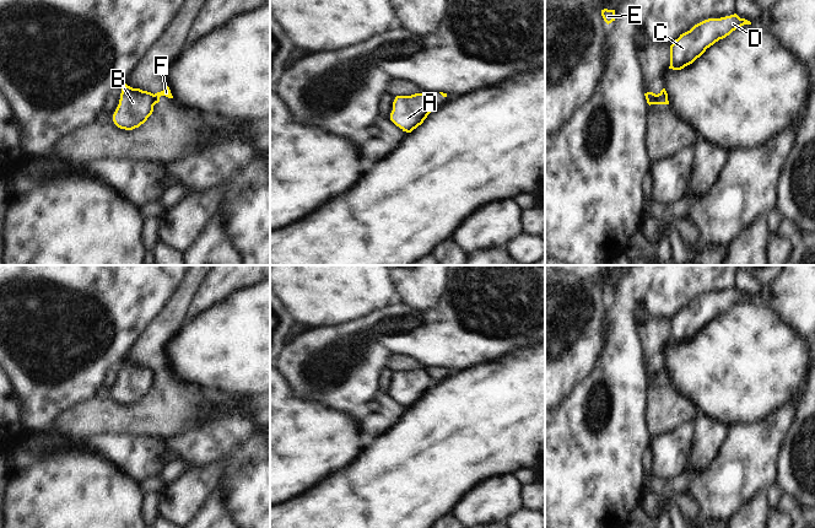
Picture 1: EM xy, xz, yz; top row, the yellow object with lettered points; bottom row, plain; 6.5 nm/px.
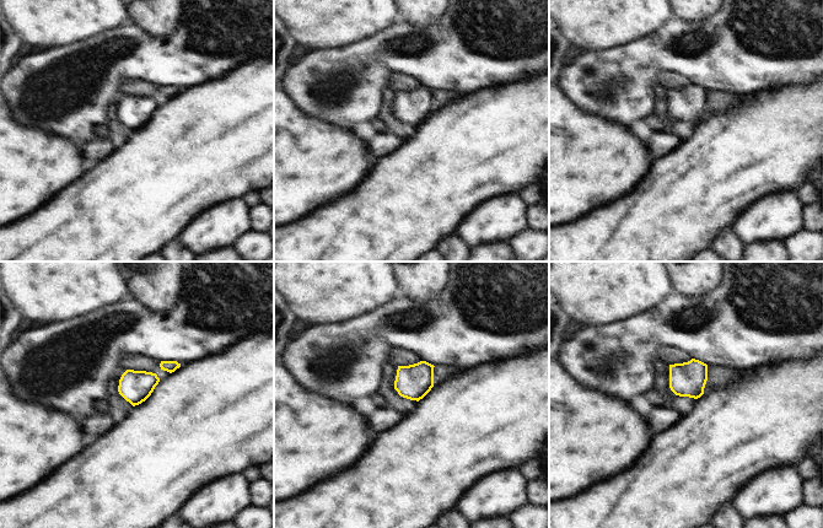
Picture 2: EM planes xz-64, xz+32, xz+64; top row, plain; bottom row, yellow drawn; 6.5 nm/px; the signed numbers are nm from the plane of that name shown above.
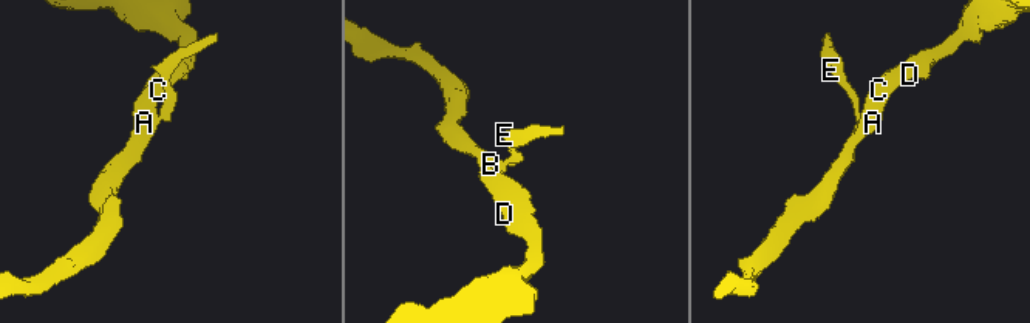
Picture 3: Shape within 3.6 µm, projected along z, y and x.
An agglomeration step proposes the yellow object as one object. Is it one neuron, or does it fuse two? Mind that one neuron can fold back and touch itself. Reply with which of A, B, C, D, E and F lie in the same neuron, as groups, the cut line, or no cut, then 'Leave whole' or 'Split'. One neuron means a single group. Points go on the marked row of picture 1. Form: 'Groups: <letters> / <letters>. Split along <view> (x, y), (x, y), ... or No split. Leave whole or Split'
Groups: A B C D / E F. Split along xy (152, 95), (155, 103). Split.

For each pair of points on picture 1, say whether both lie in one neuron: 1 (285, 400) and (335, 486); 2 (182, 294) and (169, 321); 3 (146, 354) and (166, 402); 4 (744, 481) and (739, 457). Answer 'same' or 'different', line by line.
1: different
2: same
3: different
4: same

